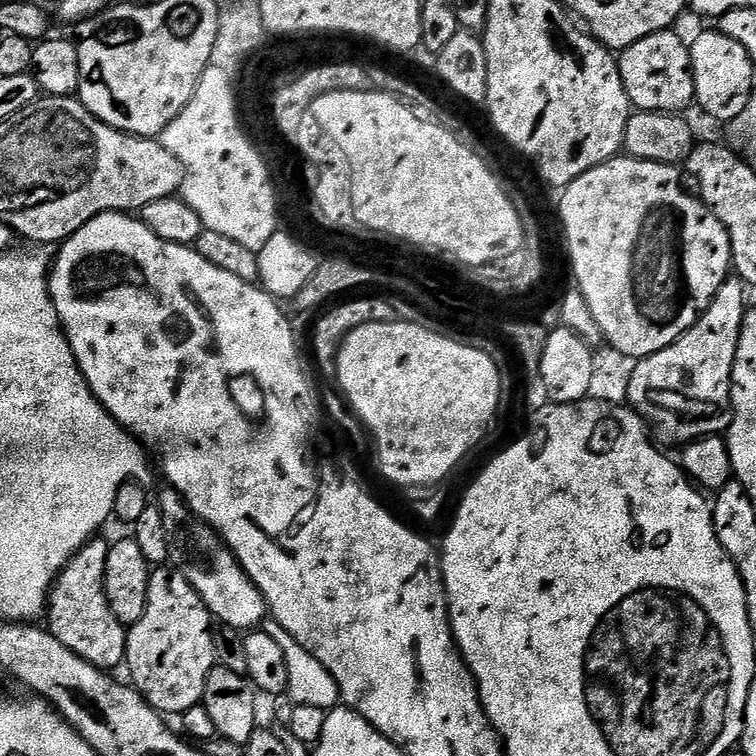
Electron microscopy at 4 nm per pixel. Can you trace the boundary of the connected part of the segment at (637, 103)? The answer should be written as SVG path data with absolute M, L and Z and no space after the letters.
M676 30L655 32L619 53L618 63L624 89L633 109L642 112L683 113L684 107L695 101L694 78L692 77L692 54Z

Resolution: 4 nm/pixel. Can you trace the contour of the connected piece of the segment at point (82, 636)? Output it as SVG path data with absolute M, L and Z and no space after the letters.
M93 538L88 545L61 570L56 583L50 589L46 605L46 627L62 646L66 646L78 658L90 662L95 668L116 670L125 663L128 654L128 633L125 625L114 618L104 589L106 558L109 541Z

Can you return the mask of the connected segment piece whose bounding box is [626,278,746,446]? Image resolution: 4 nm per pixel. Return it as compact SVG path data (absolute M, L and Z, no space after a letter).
M725 280L694 327L687 328L670 346L636 361L627 403L637 416L677 446L723 433L730 423L732 371L746 311L744 291L743 280Z

